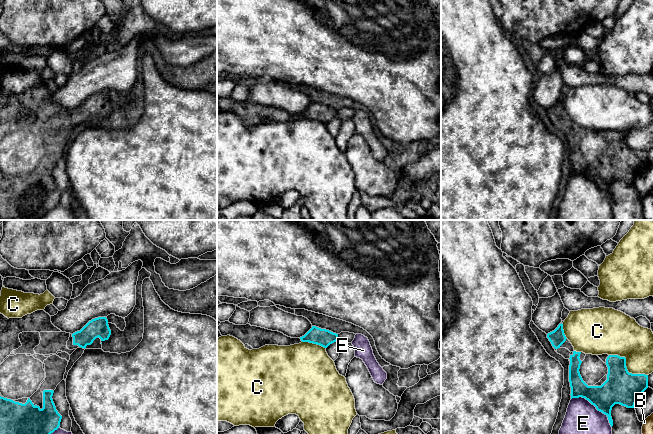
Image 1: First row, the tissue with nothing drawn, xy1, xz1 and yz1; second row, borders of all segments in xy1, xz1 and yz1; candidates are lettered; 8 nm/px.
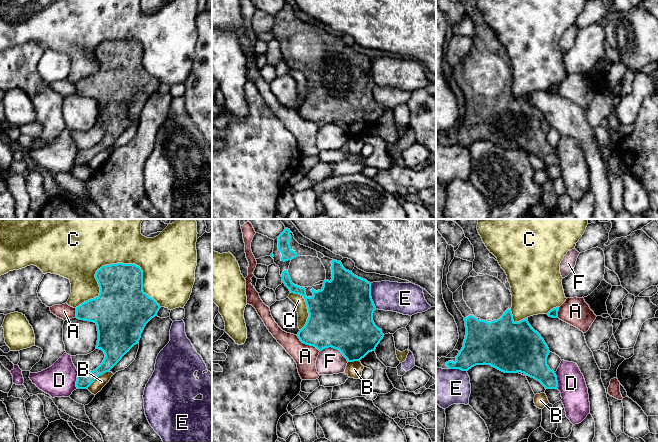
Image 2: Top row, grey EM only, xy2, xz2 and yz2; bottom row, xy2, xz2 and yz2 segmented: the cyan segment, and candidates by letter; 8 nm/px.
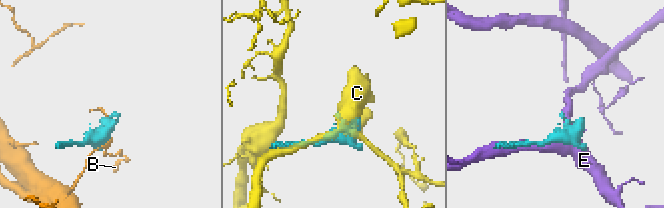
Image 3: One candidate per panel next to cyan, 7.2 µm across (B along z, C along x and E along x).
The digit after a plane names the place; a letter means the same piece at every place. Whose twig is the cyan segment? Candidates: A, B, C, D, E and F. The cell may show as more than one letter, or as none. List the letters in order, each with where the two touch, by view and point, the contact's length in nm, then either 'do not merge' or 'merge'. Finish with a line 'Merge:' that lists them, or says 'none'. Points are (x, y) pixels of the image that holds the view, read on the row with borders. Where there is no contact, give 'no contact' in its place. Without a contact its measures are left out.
A: xz2 (307, 344) | 240 nm | do not merge
B: xy2 (97, 377) | 240 nm | do not merge
C: xy2 (114, 264) | 700 nm | do not merge
D: yz2 (556, 380) | 140 nm | do not merge
E: yz1 (594, 405) | 400 nm | do not merge
F: xz2 (335, 348) | 240 nm | do not merge
Merge: none

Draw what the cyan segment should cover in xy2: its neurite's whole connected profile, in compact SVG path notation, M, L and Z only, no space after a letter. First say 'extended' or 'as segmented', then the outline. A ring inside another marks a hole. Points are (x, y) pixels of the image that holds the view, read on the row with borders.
as segmented; M111 264L97 270L95 278L100 287L99 296L76 307L76 318L97 325L96 349L104 352L103 362L93 371L79 373L77 389L87 389L99 376L109 372L129 350L138 344L146 324L155 316L160 305L143 291L143 271L135 264Z

